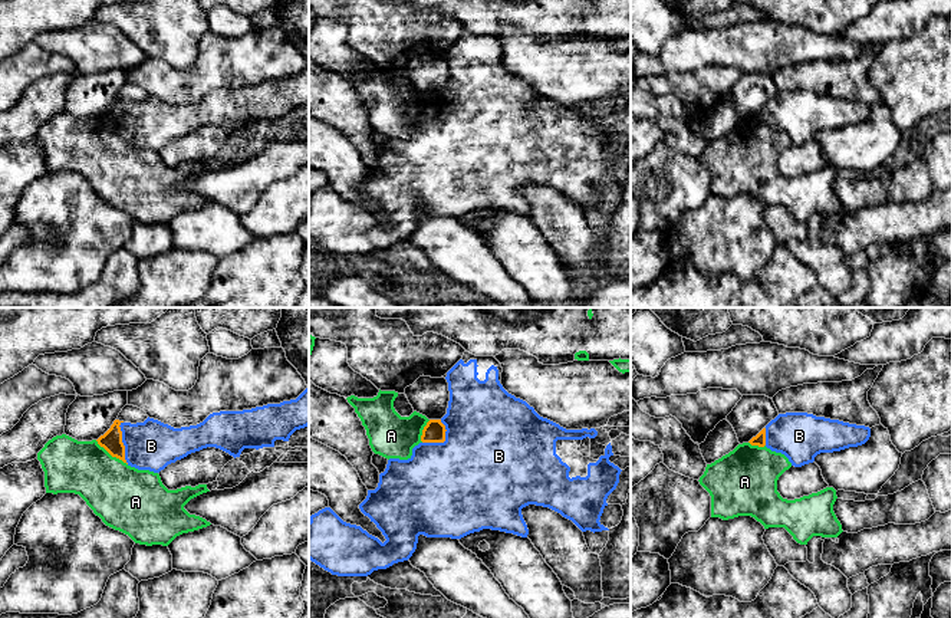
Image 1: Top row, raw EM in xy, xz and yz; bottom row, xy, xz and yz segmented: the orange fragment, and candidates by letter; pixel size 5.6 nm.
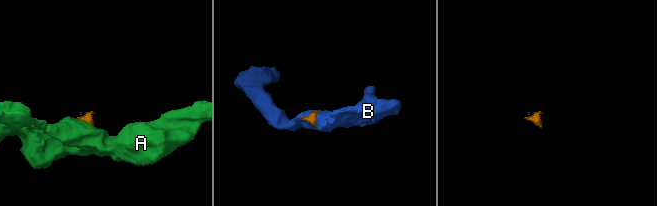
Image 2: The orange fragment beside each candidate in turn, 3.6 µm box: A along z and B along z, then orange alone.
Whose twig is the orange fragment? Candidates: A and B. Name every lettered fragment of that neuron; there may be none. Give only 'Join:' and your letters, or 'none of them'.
Join: B

